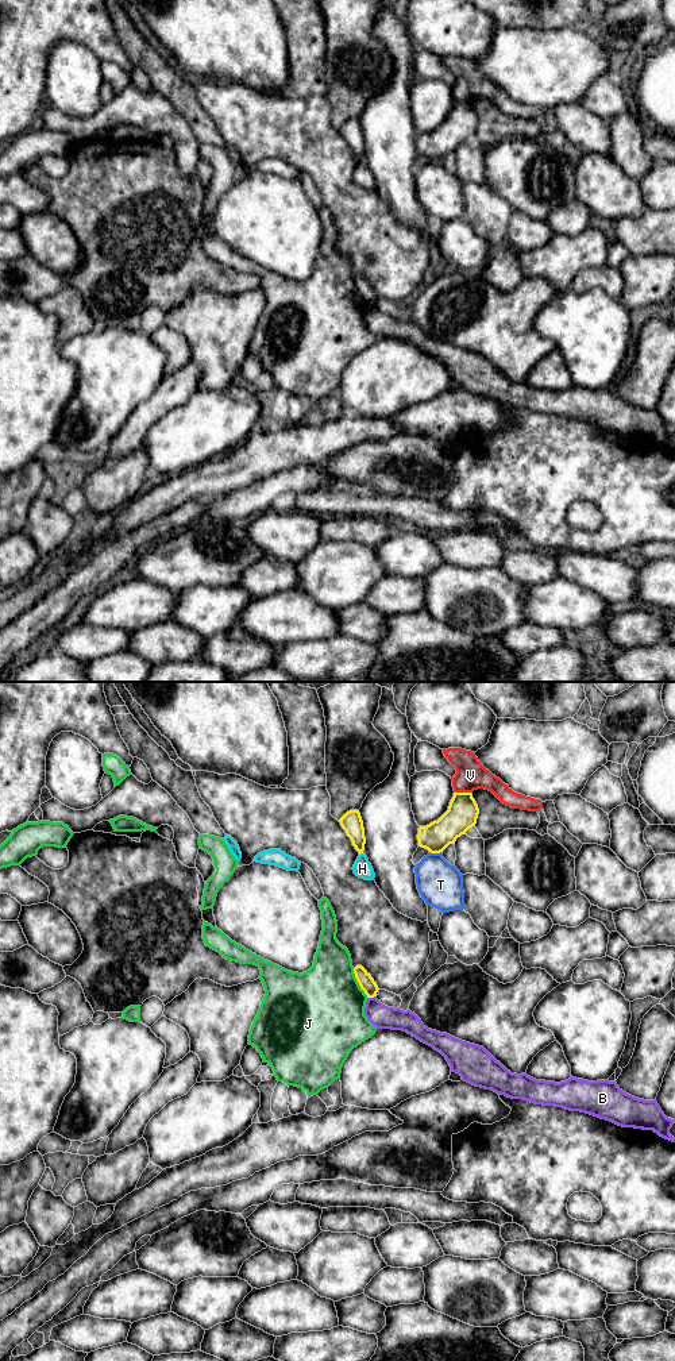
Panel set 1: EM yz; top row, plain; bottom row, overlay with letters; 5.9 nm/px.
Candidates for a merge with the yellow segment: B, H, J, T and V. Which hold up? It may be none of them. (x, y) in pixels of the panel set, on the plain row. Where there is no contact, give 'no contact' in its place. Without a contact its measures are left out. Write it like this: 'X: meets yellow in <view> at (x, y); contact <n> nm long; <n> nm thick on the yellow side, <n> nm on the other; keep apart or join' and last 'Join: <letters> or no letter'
B: meets yellow in yz at (371, 305); contact 60 nm long; 90 nm thick on the yellow side, 140 nm on the other; keep apart
H: meets yellow in yz at (361, 161); contact 30 nm long; 120 nm thick on the yellow side, 110 nm on the other; keep apart
J: meets yellow in yz at (358, 290); contact 200 nm long; 90 nm thick on the yellow side, 480 nm on the other; keep apart
T: meets yellow in yz at (435, 161); contact 70 nm long; 170 nm thick on the yellow side, 280 nm on the other; keep apart
V: meets yellow in yz at (463, 101); contact 100 nm long; 180 nm thick on the yellow side, 180 nm on the other; keep apart
Join: no letter

